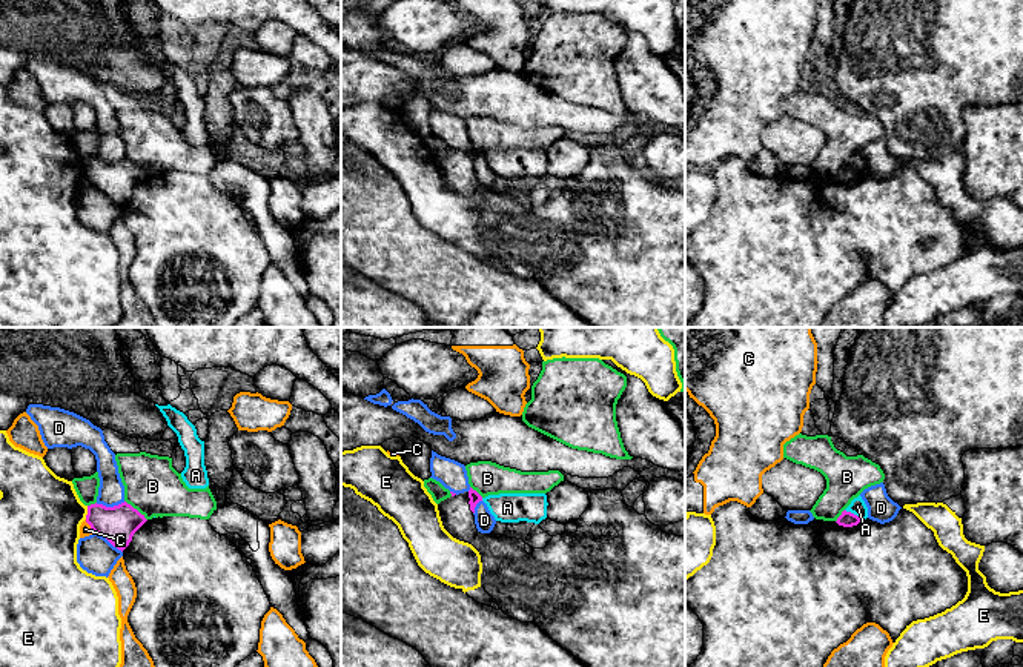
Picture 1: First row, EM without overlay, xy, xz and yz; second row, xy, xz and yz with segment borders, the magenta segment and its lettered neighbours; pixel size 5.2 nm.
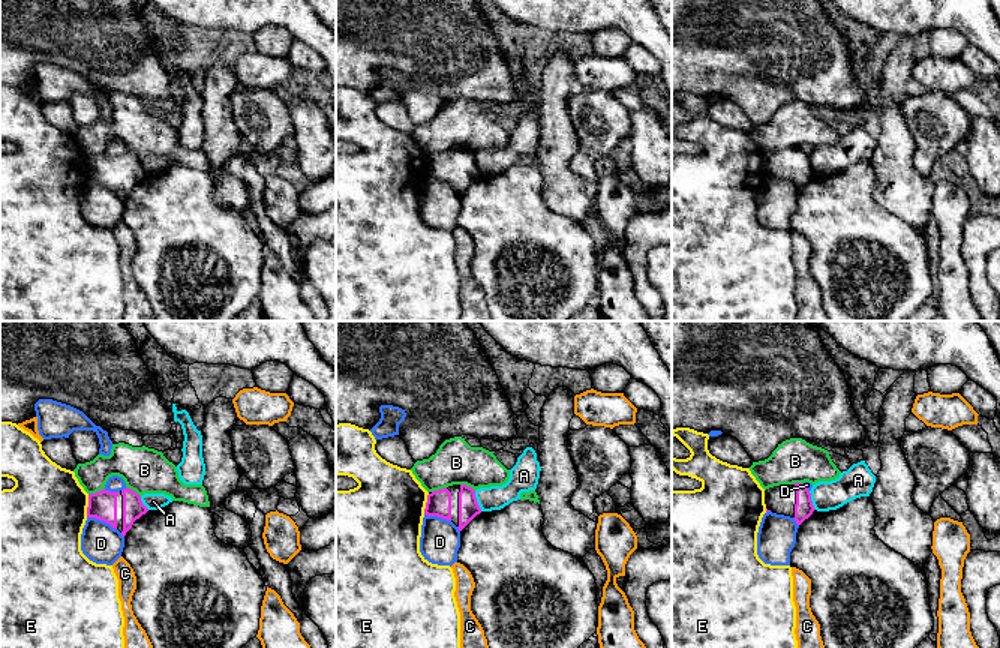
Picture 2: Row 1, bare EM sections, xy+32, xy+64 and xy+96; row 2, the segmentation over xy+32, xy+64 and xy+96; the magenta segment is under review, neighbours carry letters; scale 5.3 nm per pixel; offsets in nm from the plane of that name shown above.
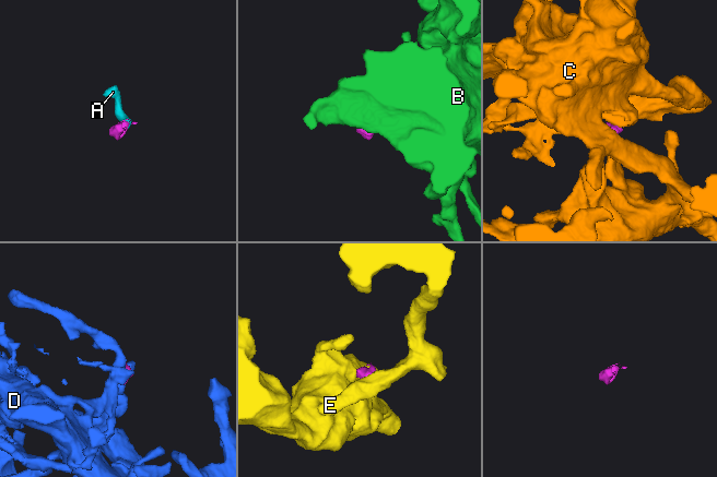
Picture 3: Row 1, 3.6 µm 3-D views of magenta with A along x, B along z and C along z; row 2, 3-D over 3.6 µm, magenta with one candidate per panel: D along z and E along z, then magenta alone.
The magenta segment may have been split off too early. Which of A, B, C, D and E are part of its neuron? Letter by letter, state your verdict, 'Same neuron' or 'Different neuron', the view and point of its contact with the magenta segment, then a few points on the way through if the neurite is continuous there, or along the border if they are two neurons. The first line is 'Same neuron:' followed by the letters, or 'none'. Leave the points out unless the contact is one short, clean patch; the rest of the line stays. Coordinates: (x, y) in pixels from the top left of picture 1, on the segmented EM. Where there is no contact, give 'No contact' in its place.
Same neuron: none
A: Different neuron. Touches magenta at yz (853, 514). Boundary: yz (845, 509), (862, 520)
B: Different neuron. Touches magenta at xy (135, 509). Boundary: xy (125, 500), (146, 520)
C: Different neuron. Touches magenta at xy (89, 524). Boundary: xy (85, 520), (94, 532)
D: Different neuron. Touches magenta at xy (109, 507)
E: Different neuron. Touches magenta at xy (88, 512)

